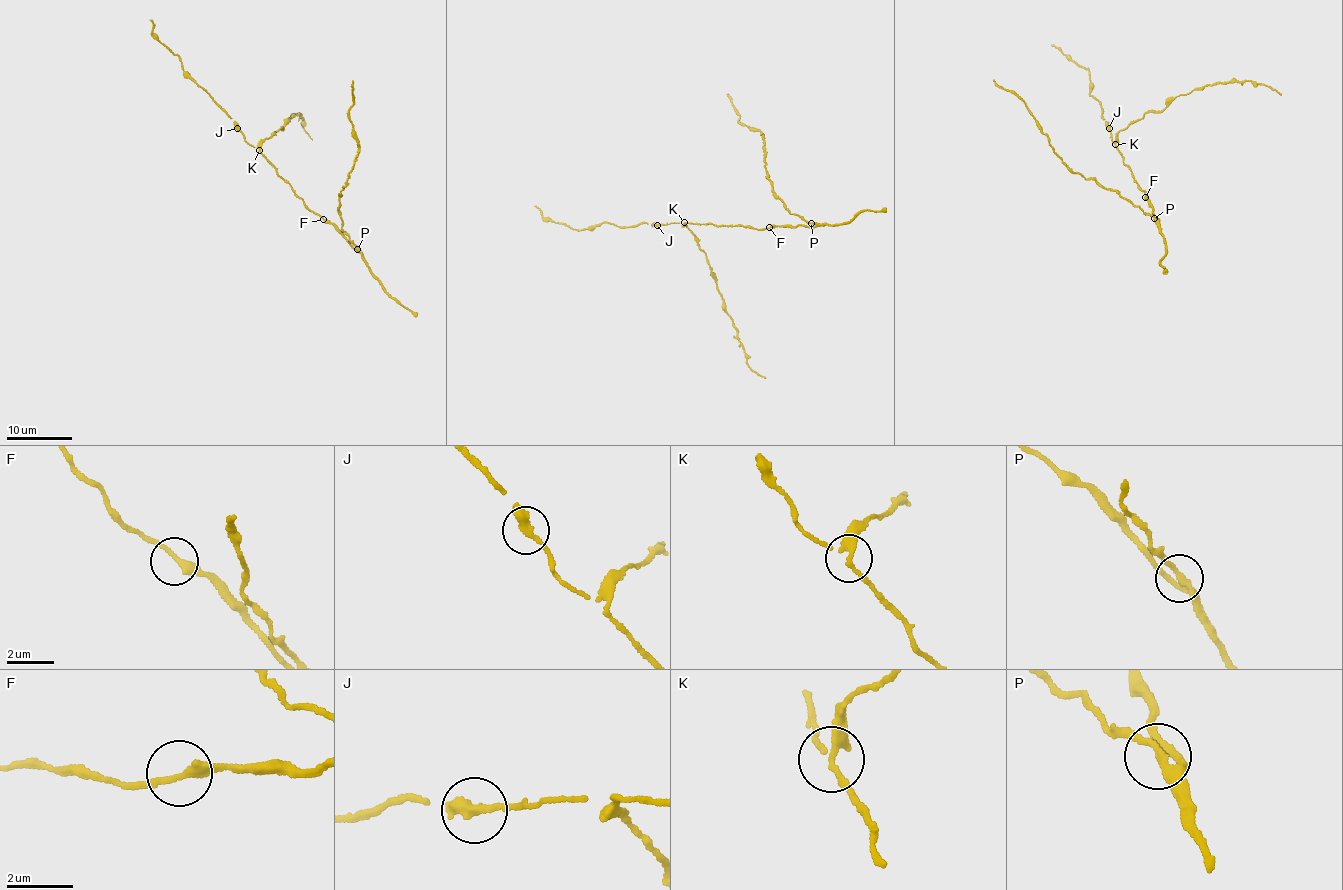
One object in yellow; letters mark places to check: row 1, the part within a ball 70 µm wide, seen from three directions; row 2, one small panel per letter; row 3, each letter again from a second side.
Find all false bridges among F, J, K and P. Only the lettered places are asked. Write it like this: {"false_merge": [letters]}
{"false_merge": ["K"]}

